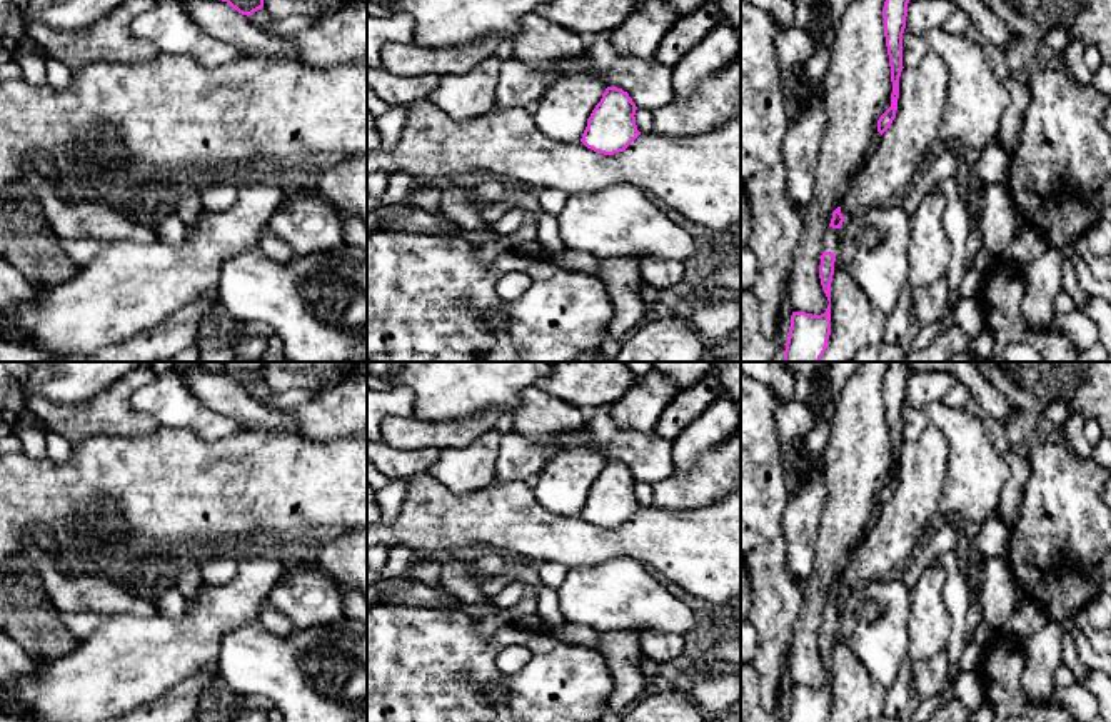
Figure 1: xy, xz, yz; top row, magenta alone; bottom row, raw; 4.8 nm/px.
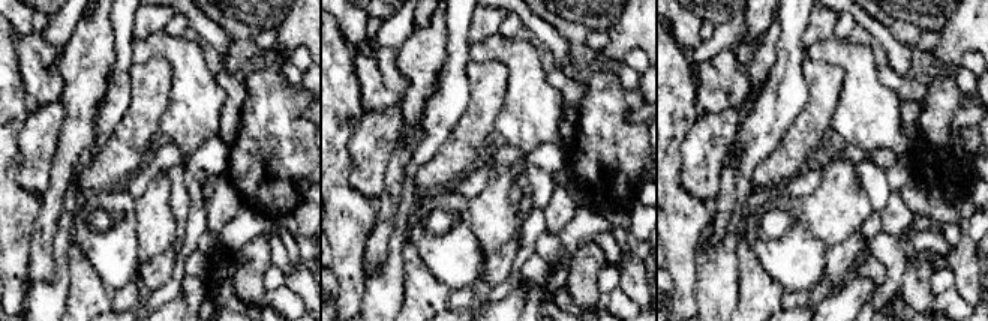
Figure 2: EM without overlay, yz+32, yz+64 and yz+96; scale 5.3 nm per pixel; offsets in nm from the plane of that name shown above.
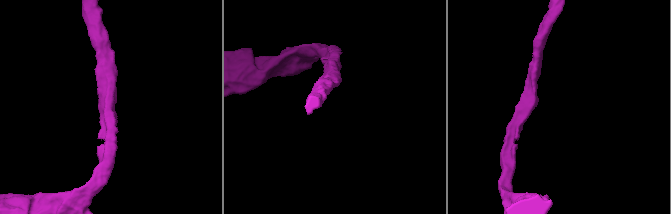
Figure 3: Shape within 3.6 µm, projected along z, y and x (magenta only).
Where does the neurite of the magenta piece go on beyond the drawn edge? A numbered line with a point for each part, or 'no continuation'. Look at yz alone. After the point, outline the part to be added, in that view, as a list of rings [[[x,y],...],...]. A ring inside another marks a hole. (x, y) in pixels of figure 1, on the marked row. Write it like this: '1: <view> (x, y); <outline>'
1: yz (831, 237); [[[829,227],[824,233],[824,250],[822,252],[832,252],[836,258],[839,258],[841,248],[839,248],[839,228]]]

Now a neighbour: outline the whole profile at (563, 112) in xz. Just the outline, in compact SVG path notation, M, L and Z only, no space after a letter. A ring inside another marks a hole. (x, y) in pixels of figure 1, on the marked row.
M592 73L557 78L530 107L537 128L557 142L581 142L606 85Z

